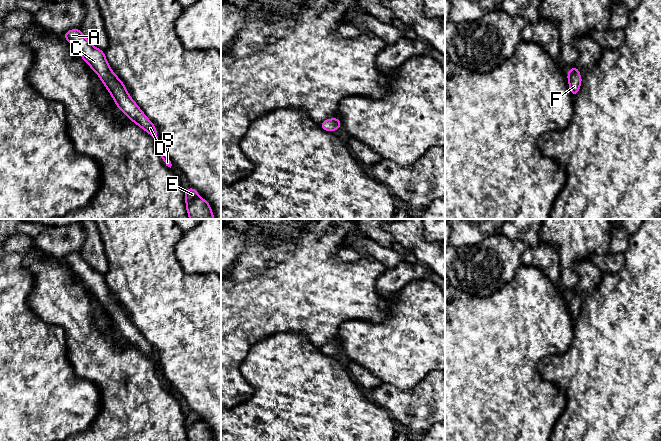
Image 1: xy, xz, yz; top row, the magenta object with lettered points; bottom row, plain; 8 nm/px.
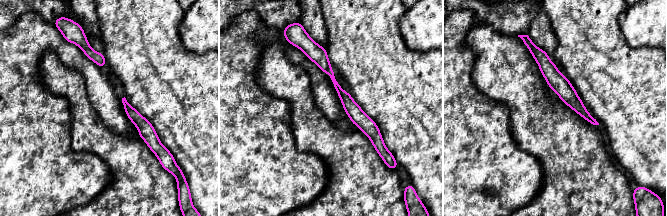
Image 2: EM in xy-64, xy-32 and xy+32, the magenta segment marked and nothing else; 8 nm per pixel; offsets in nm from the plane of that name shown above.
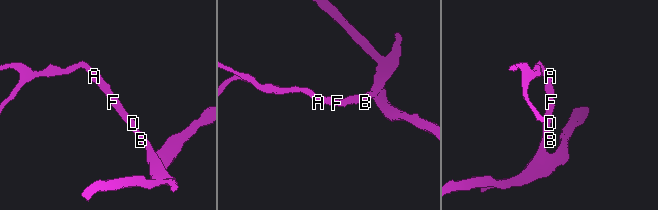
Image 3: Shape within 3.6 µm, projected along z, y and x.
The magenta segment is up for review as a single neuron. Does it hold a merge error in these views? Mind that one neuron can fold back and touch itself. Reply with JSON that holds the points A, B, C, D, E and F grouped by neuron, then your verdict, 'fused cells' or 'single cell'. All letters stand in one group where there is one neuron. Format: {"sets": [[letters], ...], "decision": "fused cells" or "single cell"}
{"sets": [["A", "B", "C", "D", "E", "F"]], "decision": "single cell"}

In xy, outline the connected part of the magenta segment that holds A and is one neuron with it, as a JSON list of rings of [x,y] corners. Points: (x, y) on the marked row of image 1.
[[[71,29],[63,35],[63,38],[65,38],[71,46],[78,51],[82,59],[99,76],[111,97],[114,99],[116,106],[127,117],[129,117],[132,122],[149,133],[155,139],[158,154],[161,156],[166,166],[171,168],[171,161],[163,150],[156,132],[156,126],[139,108],[129,95],[123,82],[112,71],[108,61],[106,60],[105,52],[93,46],[82,34],[81,29]]]

